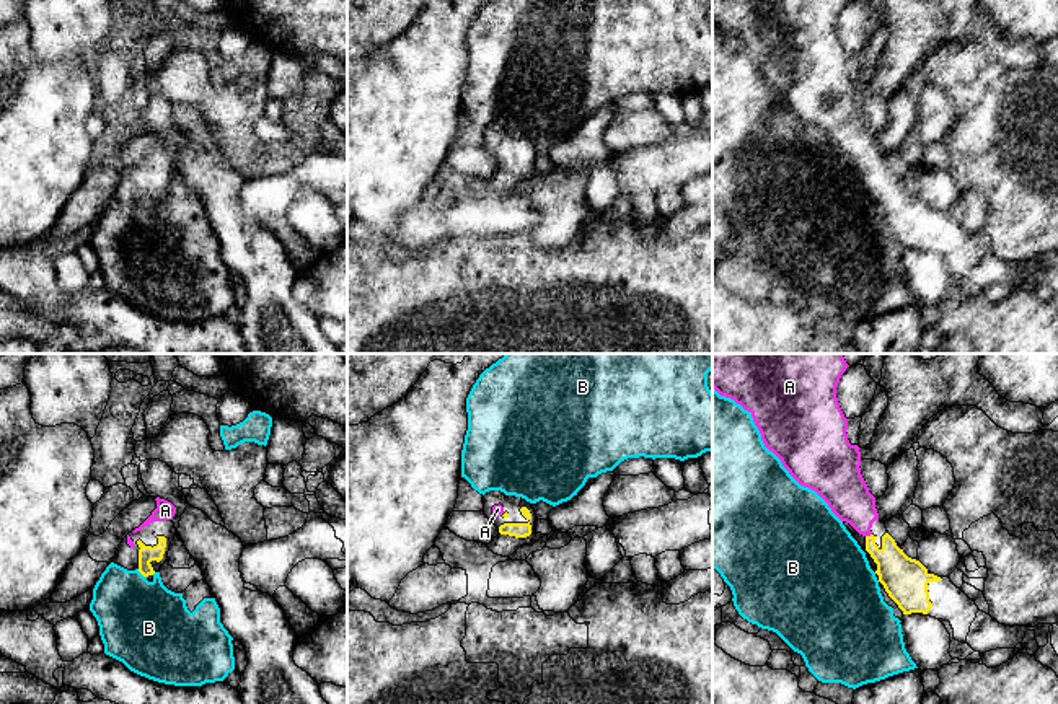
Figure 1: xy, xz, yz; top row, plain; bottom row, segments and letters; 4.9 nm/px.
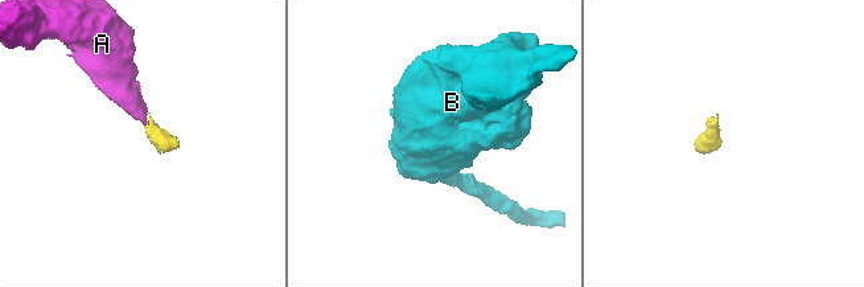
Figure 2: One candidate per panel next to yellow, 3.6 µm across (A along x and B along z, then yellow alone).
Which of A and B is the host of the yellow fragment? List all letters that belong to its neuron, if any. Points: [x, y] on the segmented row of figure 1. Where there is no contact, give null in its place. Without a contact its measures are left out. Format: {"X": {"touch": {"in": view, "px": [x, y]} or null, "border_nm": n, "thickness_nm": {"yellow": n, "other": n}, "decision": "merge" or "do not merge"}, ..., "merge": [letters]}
{"A": {"touch": {"in": "yz", "px": [868, 536]}, "border_nm": 40, "thickness_nm": {"yellow": 200, "other": 220}, "decision": "merge"}, "B": {"touch": {"in": "xy", "px": [142, 574]}, "border_nm": 60, "thickness_nm": {"yellow": 80, "other": 420}, "decision": "do not merge"}, "merge": ["A"]}

